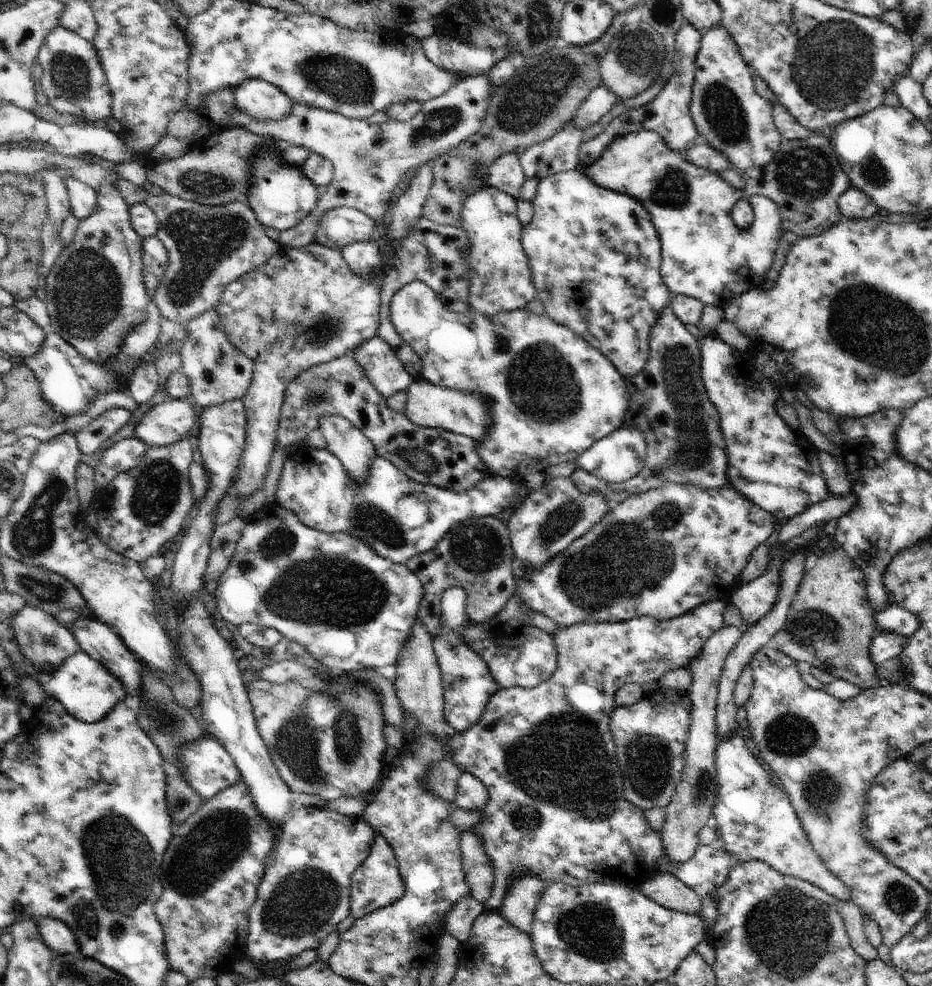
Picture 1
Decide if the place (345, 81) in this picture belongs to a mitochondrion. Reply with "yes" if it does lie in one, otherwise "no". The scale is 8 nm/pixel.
yes

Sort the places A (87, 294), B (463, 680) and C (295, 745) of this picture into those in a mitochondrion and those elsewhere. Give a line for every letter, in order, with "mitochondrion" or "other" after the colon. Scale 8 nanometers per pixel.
A: mitochondrion
B: mitochondrion
C: mitochondrion

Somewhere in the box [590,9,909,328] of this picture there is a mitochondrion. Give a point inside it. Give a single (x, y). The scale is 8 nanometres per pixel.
(833, 73)

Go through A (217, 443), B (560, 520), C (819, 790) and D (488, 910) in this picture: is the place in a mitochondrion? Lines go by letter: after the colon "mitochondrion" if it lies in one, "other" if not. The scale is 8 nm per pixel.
A: other
B: mitochondrion
C: mitochondrion
D: other

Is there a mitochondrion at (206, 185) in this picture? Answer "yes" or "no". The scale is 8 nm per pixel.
yes

